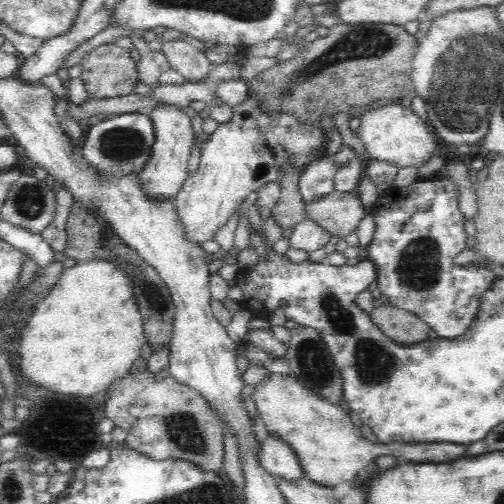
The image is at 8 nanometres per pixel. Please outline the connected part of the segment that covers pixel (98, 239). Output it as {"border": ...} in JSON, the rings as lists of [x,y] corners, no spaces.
{"border":[[[74,198],[72,206],[70,206],[65,231],[67,234],[67,244],[64,250],[66,258],[76,258],[82,262],[90,262],[92,259],[106,259],[106,261],[120,267],[130,277],[134,300],[143,320],[143,331],[147,342],[156,349],[171,341],[176,307],[167,284],[160,278],[156,269],[150,266],[134,249],[125,244],[107,220],[103,220],[97,214],[97,210],[85,206],[77,198]]]}

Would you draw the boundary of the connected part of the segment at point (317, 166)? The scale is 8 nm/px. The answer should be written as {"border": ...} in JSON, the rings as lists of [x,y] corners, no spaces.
{"border":[[[327,154],[304,168],[299,180],[299,189],[306,206],[335,190],[337,170],[338,166]]]}

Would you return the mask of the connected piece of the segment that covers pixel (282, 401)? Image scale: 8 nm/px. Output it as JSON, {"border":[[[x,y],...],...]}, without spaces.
{"border":[[[272,374],[268,380],[262,381],[256,385],[256,392],[253,396],[248,392],[247,399],[254,399],[258,416],[264,420],[267,430],[282,440],[285,440],[294,452],[300,458],[300,465],[304,469],[305,477],[312,480],[314,483],[333,487],[344,482],[354,481],[356,476],[370,464],[374,463],[379,456],[396,456],[399,464],[403,463],[440,463],[446,460],[454,460],[458,456],[462,456],[464,446],[456,446],[456,444],[414,444],[393,442],[388,444],[369,441],[362,436],[361,429],[356,427],[351,416],[346,415],[345,411],[335,404],[327,402],[312,390],[305,388],[299,380],[294,376],[279,376]]]}

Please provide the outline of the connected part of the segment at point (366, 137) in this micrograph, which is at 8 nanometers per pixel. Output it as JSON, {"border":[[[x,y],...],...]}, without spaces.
{"border":[[[384,102],[362,114],[359,137],[371,160],[379,160],[400,168],[420,168],[434,152],[440,150],[440,139],[430,126],[411,108],[396,102]]]}

